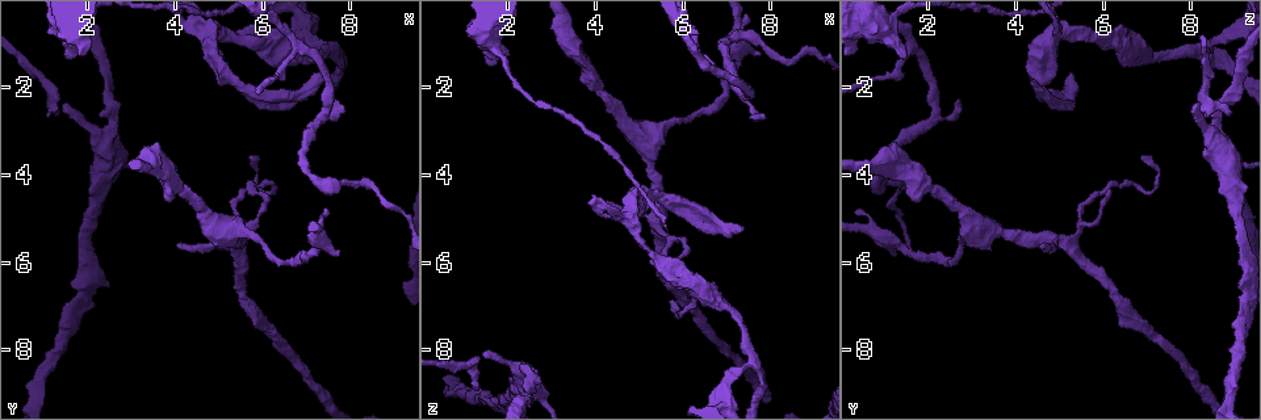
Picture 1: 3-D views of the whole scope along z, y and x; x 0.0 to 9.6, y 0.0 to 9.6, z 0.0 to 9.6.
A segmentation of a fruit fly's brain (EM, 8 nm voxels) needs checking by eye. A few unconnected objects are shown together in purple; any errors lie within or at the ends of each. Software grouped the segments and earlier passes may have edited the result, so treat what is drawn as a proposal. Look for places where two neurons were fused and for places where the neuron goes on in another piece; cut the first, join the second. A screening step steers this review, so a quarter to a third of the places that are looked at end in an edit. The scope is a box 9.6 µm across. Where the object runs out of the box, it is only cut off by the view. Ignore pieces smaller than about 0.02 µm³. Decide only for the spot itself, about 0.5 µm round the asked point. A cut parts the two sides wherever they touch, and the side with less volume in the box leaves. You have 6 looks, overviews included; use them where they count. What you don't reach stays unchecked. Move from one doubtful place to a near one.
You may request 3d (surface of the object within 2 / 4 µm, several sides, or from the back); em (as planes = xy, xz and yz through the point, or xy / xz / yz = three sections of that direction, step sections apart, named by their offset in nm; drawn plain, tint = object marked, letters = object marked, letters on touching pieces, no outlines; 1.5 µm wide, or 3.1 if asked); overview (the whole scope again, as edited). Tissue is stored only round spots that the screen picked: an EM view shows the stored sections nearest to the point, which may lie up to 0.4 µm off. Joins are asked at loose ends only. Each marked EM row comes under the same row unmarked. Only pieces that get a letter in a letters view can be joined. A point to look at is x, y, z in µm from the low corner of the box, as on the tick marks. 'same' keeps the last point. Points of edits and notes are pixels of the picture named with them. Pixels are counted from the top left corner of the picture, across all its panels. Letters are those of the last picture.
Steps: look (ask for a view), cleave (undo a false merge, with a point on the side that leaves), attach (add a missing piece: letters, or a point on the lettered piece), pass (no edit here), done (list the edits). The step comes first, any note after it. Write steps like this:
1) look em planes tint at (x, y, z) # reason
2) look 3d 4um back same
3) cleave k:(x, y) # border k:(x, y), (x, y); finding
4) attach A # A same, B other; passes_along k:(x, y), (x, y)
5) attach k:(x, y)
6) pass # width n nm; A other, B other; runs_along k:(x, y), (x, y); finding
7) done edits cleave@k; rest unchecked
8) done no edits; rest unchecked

look em xy step 4 tint at (7.80, 5.70, 1.30) # an open end

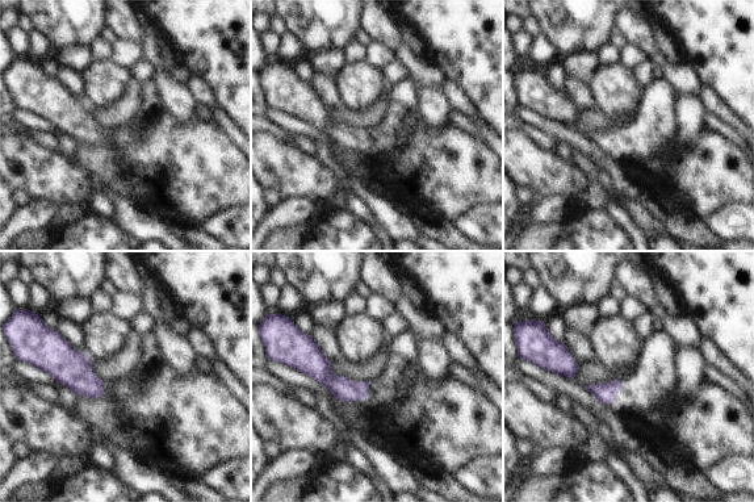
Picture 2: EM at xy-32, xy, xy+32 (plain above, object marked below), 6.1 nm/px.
look em planes letters same

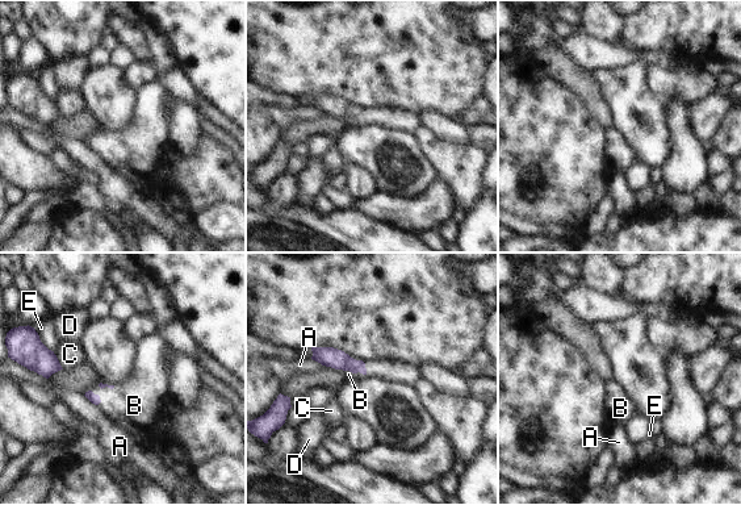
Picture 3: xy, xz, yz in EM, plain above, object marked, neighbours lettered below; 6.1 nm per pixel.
attach B # A other, B same, C other, D other, E other; passes_along 3:(95, 399), (99, 396), (134, 405); the neuron continues

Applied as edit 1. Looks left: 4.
look 3d 2um at (7.55, 1.10, 8.30) # a narrow waist

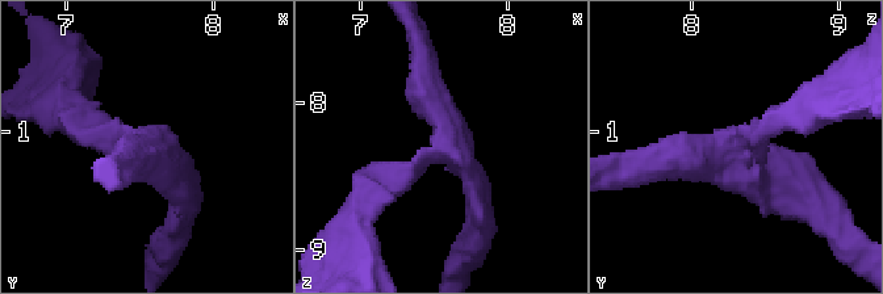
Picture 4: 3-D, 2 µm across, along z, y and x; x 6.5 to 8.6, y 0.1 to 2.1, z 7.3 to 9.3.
look em yz step 4 tint at (7.56, 1.10, 8.28) # shape alone is not enough

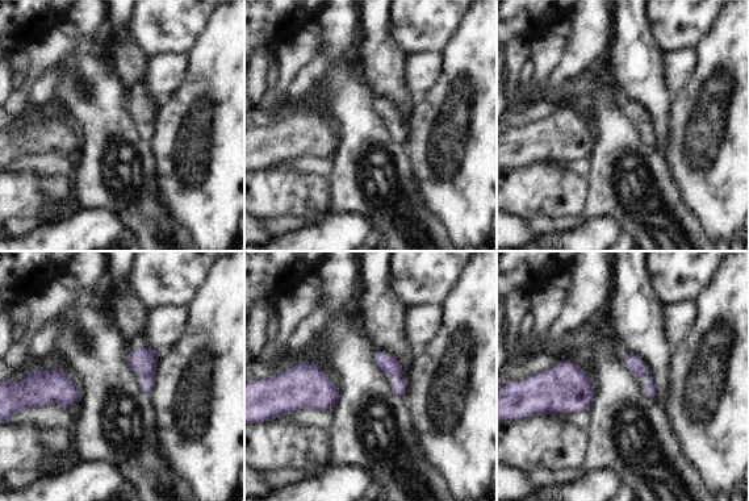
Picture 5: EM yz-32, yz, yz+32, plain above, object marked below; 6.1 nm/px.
look em planes letters same # another direction

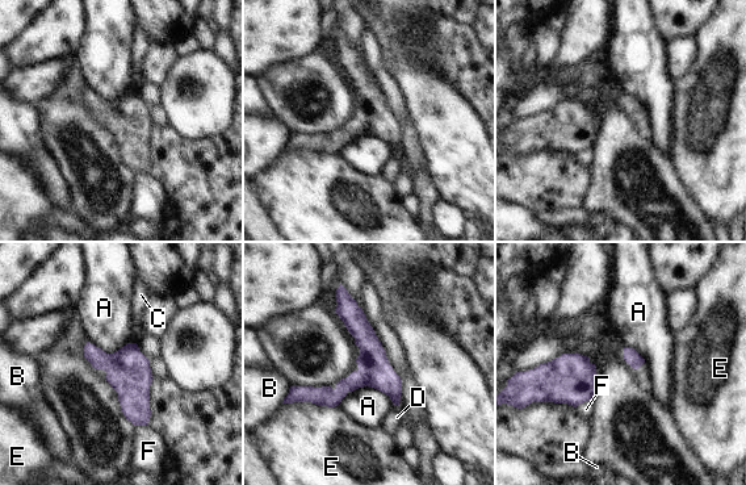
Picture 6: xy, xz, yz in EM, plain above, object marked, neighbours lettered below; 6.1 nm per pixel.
pass # A other, B other, C other, D other, E other, F other; border 6:(351, 392), (373, 387), (393, 404); continuous, no second neuron

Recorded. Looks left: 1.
done edits attach@3; rest unchecked

